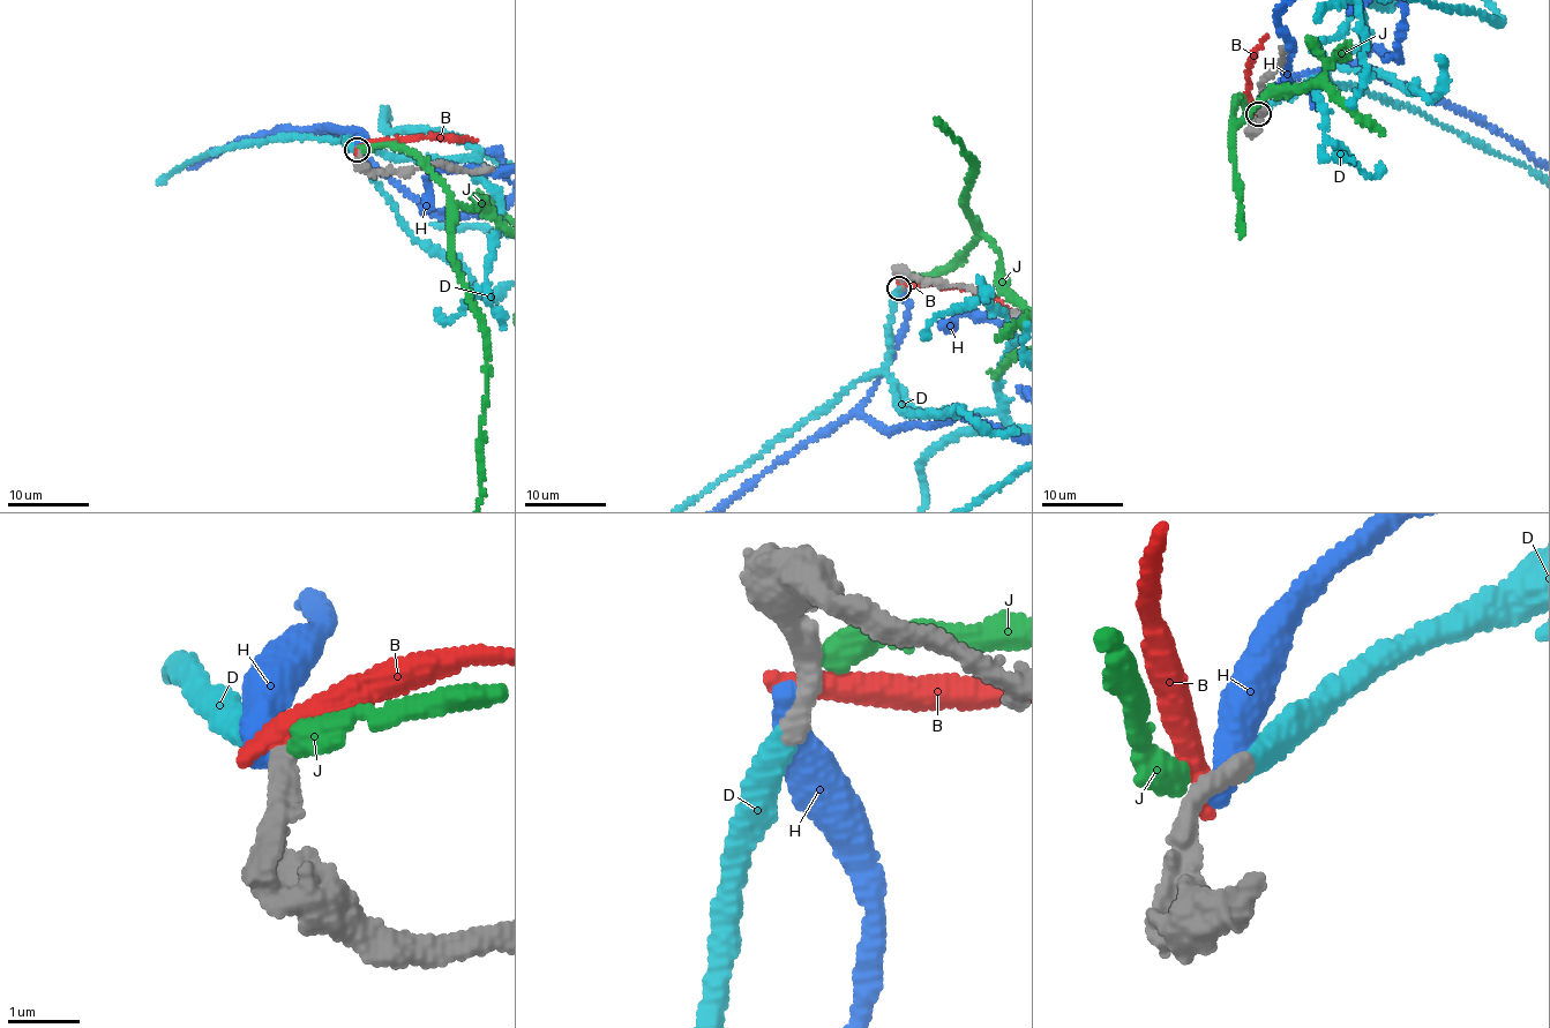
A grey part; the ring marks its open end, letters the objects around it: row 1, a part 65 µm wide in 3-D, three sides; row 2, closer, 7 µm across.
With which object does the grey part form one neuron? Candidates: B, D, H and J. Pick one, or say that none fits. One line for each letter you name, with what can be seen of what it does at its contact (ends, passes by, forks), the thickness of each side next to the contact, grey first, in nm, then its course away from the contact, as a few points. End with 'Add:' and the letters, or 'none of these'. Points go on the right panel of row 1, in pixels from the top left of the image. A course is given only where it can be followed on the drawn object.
D: it ends there; 300 nm thick on the grey side, 320 nm on the other
Add: D

